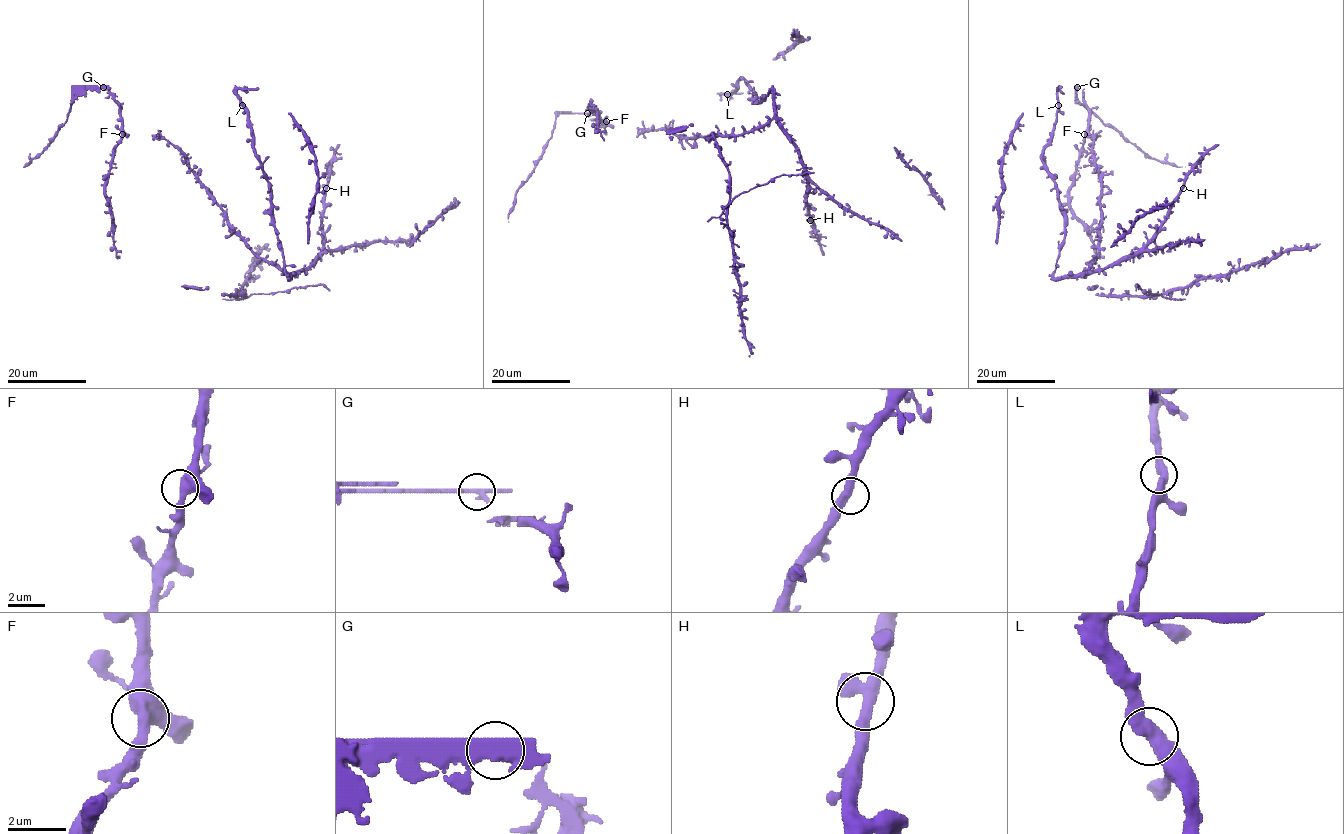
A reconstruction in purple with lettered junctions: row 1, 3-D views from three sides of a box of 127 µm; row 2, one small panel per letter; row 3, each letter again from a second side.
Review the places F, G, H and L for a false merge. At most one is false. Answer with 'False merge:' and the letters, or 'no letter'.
False merge: G

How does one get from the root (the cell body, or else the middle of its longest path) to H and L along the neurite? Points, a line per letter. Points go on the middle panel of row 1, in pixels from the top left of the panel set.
H: (731, 135), (741, 135), (774, 119), (776, 121), (794, 146), (803, 168), (810, 220)
L: (731, 135), (741, 135), (759, 129), (773, 117), (773, 92), (770, 90), (758, 101), (741, 79), (727, 94)

